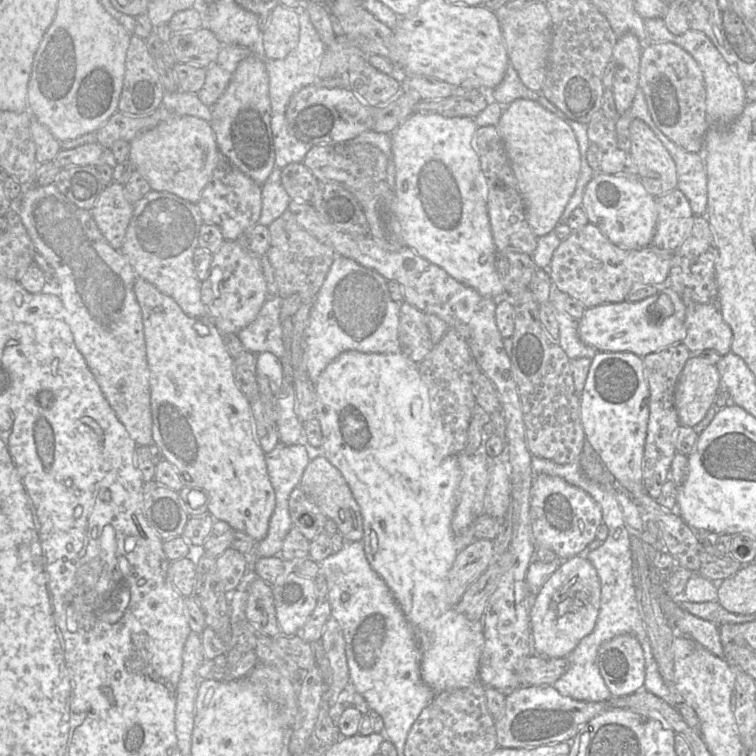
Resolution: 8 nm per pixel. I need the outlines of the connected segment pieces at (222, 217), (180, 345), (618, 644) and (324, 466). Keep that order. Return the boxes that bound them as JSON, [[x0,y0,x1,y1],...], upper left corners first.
[[196,152,262,241],[133,275,275,542],[596,635,645,697],[299,456,363,543]]

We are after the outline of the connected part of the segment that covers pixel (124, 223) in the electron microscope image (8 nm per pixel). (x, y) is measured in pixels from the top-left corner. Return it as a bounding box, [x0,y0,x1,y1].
[91,181,133,250]

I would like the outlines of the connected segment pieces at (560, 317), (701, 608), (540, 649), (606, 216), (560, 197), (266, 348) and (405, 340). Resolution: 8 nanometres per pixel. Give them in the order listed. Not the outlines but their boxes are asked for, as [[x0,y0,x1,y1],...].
[[548,284,597,361],[673,596,755,626],[530,556,601,658],[582,173,657,249],[497,99,580,238],[237,256,285,360],[398,301,435,364]]

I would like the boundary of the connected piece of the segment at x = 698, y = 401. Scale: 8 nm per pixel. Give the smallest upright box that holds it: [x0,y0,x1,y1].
[675,355,719,427]

